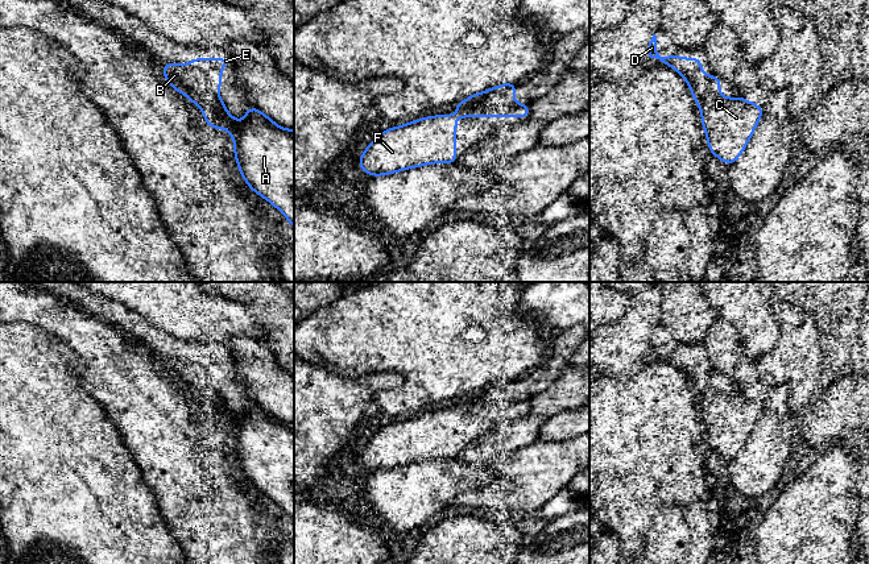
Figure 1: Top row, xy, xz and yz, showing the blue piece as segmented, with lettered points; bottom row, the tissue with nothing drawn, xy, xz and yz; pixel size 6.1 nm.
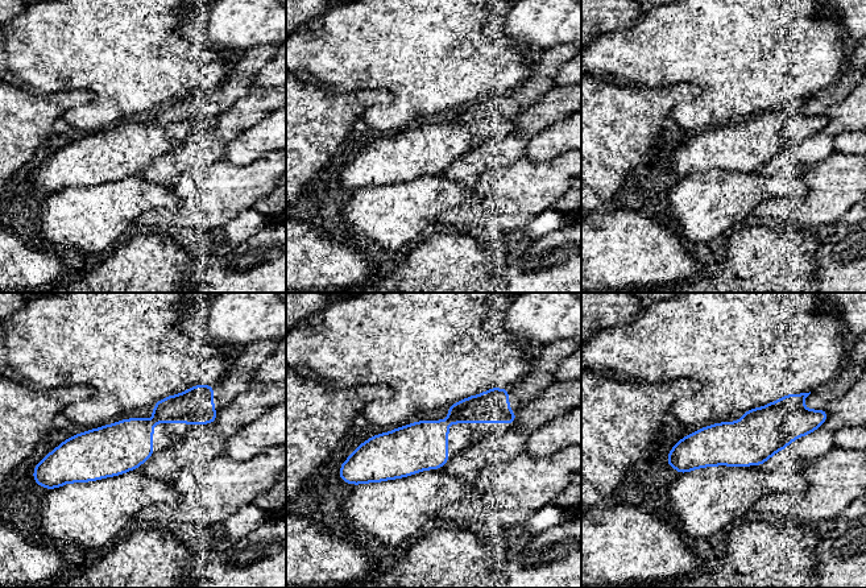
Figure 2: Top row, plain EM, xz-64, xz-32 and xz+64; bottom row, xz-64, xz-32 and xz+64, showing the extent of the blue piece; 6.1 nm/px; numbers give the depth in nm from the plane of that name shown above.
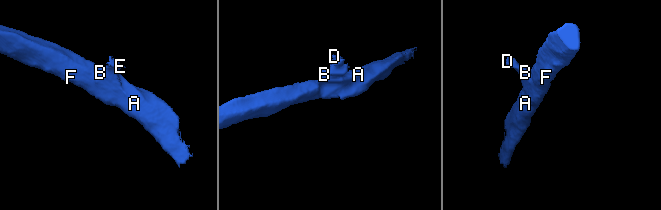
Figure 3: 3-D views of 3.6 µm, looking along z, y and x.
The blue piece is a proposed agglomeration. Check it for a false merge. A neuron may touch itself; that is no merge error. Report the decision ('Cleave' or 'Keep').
Cleave

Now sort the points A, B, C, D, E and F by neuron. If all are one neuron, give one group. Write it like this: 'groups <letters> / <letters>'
groups A C F / B D E

